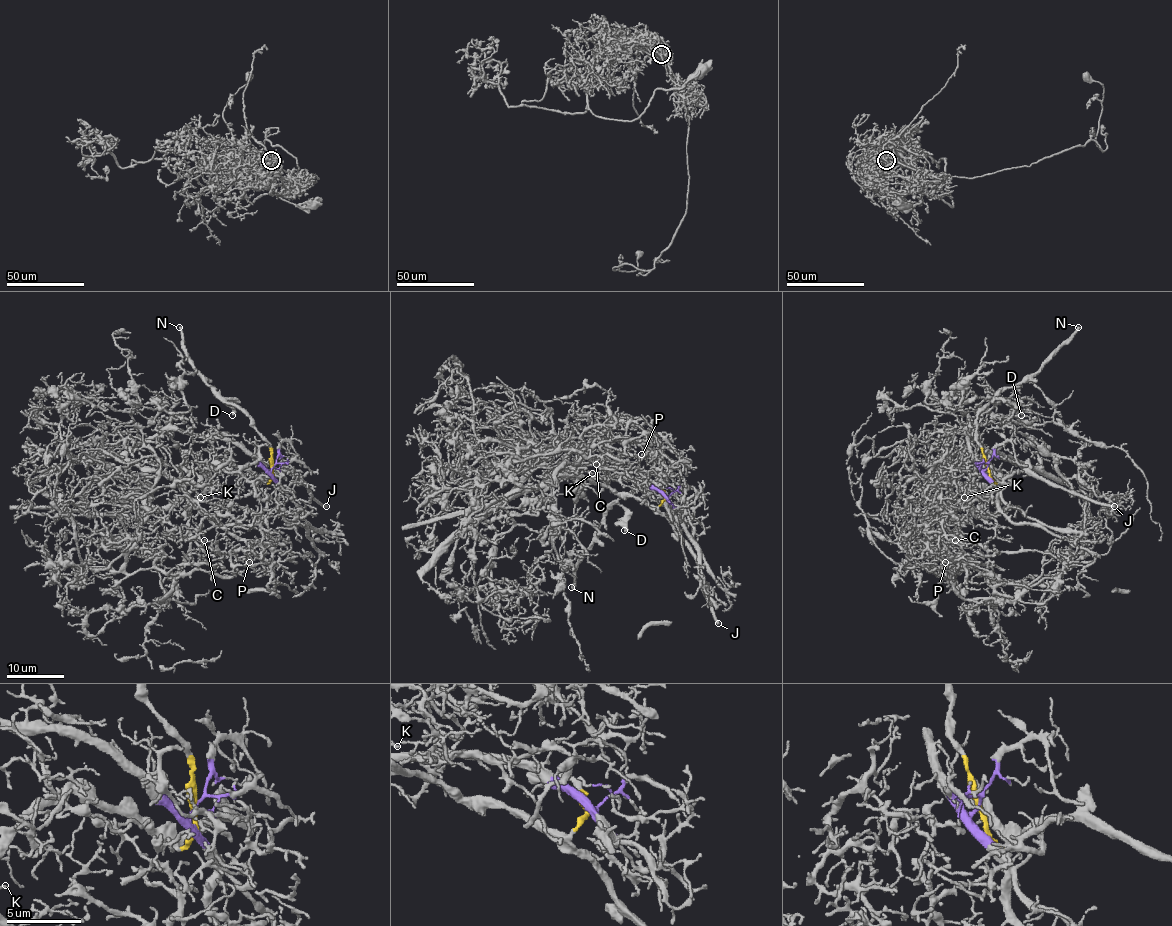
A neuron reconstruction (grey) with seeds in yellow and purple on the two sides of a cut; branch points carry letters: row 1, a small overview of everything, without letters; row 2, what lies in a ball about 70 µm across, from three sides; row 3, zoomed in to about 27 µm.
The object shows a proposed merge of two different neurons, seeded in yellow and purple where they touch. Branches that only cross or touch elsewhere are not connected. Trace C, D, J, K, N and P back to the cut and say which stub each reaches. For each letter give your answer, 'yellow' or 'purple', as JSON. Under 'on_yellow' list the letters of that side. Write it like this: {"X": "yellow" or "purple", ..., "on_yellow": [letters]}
{"C": "purple", "D": "yellow", "J": "yellow", "K": "purple", "N": "yellow", "P": "purple", "on_yellow": ["D", "J", "N"]}

